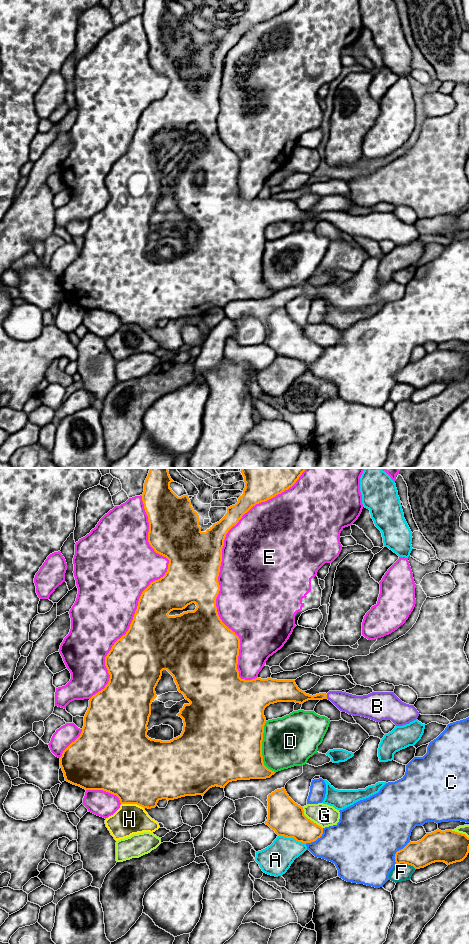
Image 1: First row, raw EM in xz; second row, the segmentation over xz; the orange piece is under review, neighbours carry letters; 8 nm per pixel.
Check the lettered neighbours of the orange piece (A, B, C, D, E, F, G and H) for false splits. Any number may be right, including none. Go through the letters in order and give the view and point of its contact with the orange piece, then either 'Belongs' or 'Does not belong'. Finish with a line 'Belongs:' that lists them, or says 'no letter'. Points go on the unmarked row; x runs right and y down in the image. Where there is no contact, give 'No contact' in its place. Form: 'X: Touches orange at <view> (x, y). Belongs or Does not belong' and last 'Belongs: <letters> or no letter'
A: Touches orange at xz (292, 357). Does not belong
B: Touches orange at xz (326, 216). Belongs
C: Touches orange at xz (397, 371). Does not belong
D: Touches orange at xz (261, 268). Does not belong
E: Touches orange at xz (219, 90). Does not belong
F: Touches orange at xz (406, 383). Does not belong
G: Touches orange at xz (309, 339). Does not belong
H: Touches orange at xz (133, 323). Does not belong
Belongs: B

